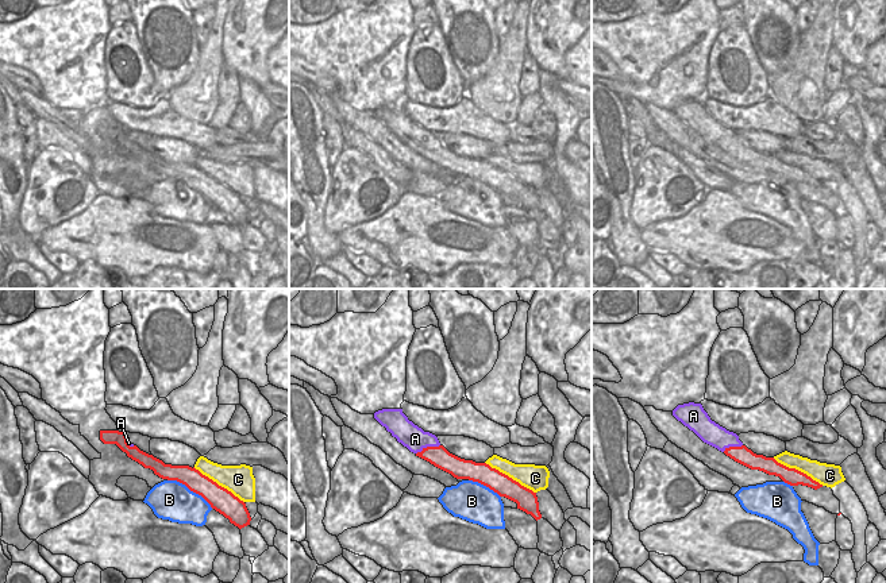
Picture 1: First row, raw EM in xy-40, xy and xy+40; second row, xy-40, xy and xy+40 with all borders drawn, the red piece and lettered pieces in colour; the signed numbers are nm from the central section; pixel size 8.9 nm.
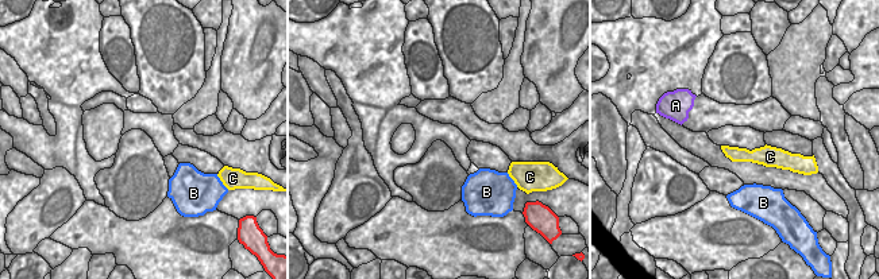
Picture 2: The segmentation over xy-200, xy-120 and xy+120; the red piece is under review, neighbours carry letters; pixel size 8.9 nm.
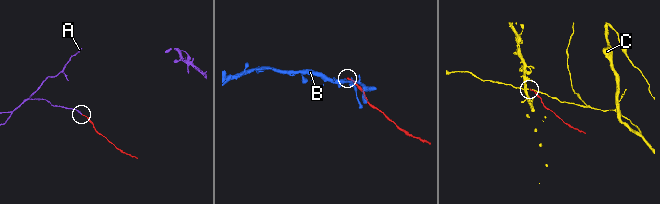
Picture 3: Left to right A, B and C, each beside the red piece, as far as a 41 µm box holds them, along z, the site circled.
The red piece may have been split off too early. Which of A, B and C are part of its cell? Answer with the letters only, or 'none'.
A

